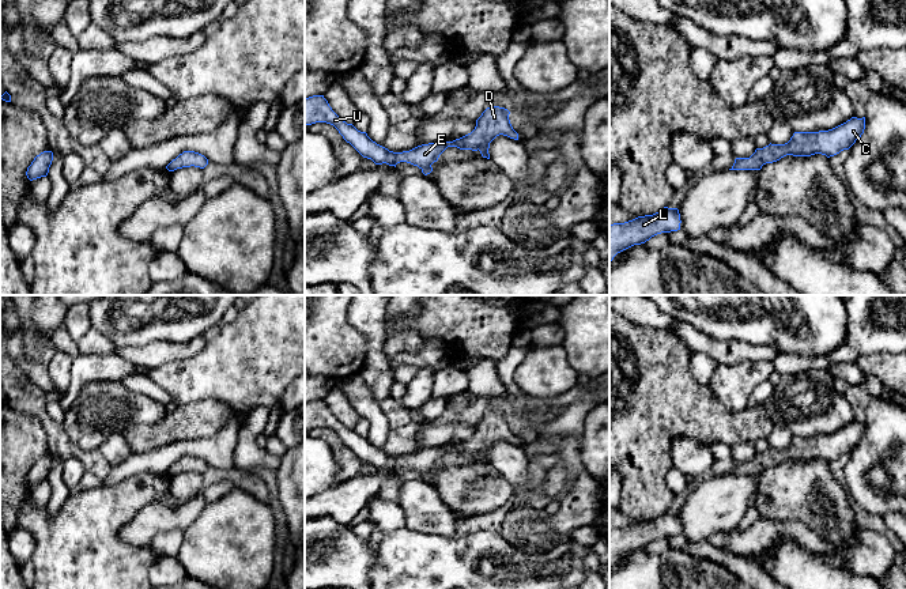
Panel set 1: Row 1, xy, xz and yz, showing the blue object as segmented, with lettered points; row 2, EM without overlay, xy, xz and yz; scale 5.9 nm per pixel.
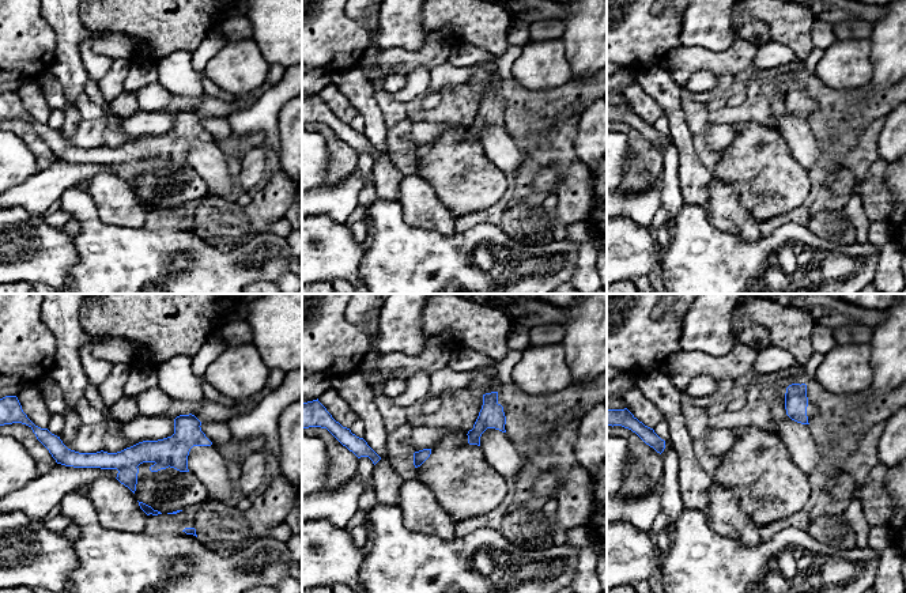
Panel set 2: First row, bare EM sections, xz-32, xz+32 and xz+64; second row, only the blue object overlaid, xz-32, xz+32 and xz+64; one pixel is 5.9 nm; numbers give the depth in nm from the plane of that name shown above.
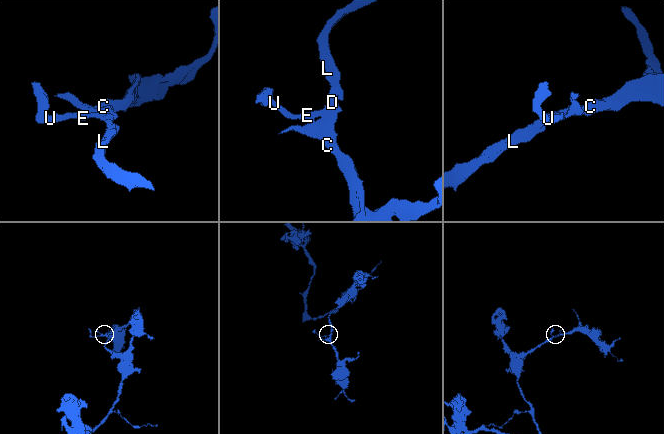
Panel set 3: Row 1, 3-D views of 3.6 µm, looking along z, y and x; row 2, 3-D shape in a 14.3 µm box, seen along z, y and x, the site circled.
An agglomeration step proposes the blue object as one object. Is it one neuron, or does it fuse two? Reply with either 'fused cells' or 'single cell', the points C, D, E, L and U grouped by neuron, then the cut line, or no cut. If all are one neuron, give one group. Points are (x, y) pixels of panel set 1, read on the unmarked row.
single cell | C D E L U | no cut

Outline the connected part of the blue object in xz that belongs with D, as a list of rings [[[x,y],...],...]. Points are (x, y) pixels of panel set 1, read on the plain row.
[[[313,400],[305,404],[305,431],[316,427],[331,428],[363,462],[371,464],[375,469],[386,468],[396,472],[397,468],[407,467],[418,471],[424,480],[433,476],[431,469],[448,452],[479,454],[483,462],[490,464],[490,448],[497,441],[503,439],[518,445],[518,438],[513,434],[509,419],[510,416],[505,412],[490,411],[476,424],[475,434],[460,443],[422,449],[409,456],[393,457],[373,446],[366,437],[360,437],[352,428],[343,426],[332,415],[324,400]]]

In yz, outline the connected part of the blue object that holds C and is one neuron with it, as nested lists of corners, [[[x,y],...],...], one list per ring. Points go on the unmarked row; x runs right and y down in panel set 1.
[[[852,422],[846,427],[819,437],[794,437],[785,449],[769,449],[756,453],[750,462],[736,462],[729,475],[760,475],[763,469],[779,465],[786,460],[811,461],[815,458],[827,462],[849,454],[865,434],[865,422]]]

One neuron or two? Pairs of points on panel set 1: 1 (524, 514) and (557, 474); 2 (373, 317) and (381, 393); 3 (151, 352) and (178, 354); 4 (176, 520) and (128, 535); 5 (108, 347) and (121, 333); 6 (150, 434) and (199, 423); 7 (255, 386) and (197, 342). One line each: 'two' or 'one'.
1: two
2: one
3: one
4: one
5: two
6: one
7: two

